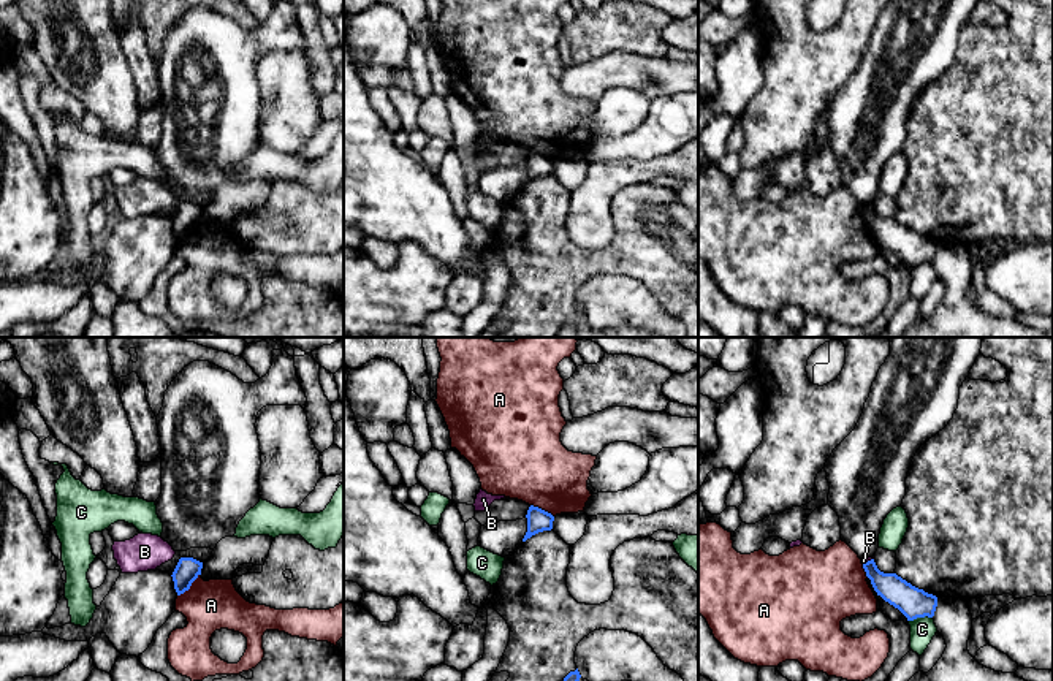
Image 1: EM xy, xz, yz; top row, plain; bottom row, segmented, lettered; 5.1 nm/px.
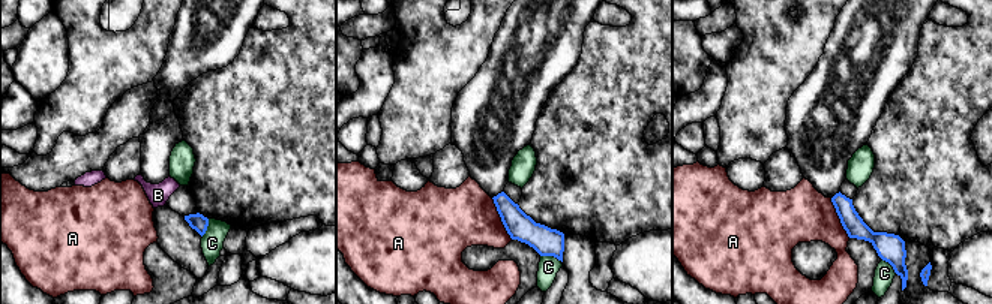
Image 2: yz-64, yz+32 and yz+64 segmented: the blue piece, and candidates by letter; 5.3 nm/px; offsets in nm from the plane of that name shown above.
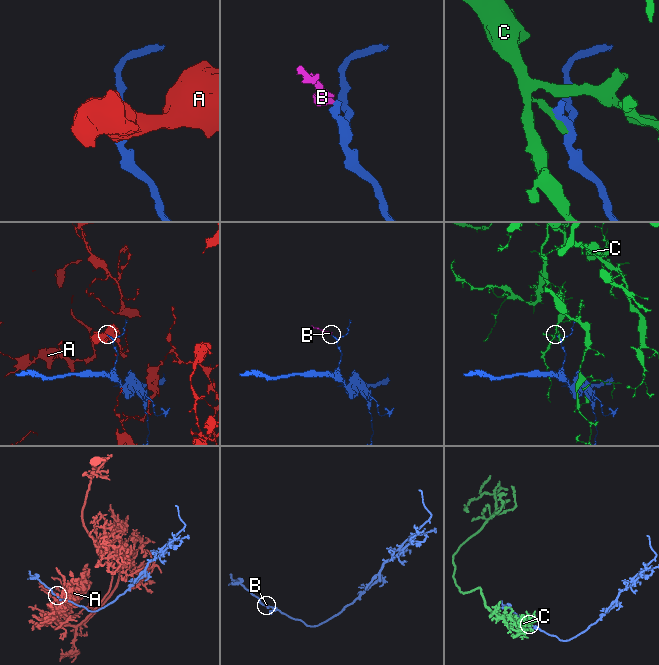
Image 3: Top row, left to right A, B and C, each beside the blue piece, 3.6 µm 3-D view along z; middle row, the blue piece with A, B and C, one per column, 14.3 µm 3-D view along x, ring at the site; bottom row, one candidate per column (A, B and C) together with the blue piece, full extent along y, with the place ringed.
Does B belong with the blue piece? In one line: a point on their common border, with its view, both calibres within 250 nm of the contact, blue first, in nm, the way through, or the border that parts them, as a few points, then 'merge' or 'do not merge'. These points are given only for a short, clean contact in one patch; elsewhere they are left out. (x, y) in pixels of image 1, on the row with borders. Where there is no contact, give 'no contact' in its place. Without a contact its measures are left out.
contact yz (868, 561); calibres 140 and 20 nm; border yz (873, 558), (863, 564); do not merge

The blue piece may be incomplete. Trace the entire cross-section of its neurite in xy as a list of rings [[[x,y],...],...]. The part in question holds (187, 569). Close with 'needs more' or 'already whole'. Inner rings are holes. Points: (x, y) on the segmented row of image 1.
[[[181,557],[174,572],[173,581],[177,595],[190,589],[192,583],[201,575],[203,562],[193,557]]]; already whole

